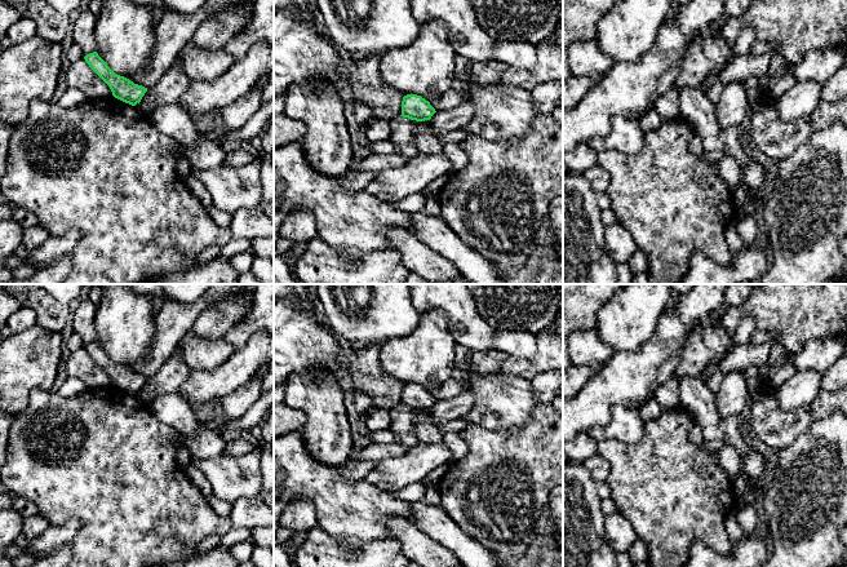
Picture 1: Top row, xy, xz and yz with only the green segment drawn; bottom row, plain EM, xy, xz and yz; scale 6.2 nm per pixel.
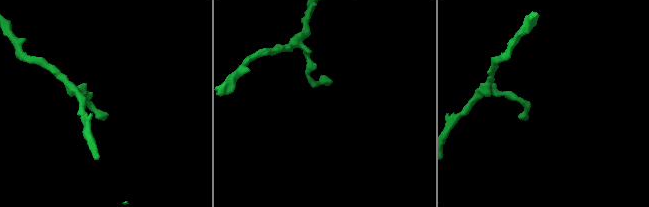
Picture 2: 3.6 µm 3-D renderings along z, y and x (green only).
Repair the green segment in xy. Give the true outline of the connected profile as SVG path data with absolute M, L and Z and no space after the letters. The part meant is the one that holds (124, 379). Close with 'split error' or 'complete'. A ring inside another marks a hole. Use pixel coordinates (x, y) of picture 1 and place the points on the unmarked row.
M97 341L87 344L84 349L89 356L110 376L115 387L136 395L147 381L147 377L134 373L124 366L116 364Z | complete

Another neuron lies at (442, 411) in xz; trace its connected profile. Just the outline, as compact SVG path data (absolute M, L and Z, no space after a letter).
M464 387L454 398L436 400L429 409L434 424L451 422L454 418L466 416L474 407L475 395L470 387Z

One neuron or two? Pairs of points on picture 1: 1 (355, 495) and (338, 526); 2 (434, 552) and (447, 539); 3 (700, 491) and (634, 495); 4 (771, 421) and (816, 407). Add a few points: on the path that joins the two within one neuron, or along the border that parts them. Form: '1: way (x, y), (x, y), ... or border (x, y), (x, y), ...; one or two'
1: way (355, 503), (355, 506), (345, 518); one
2: border (416, 527), (453, 553); two
3: way (683, 491), (651, 491); one
4: way (783, 421), (798, 421), (805, 416); one

